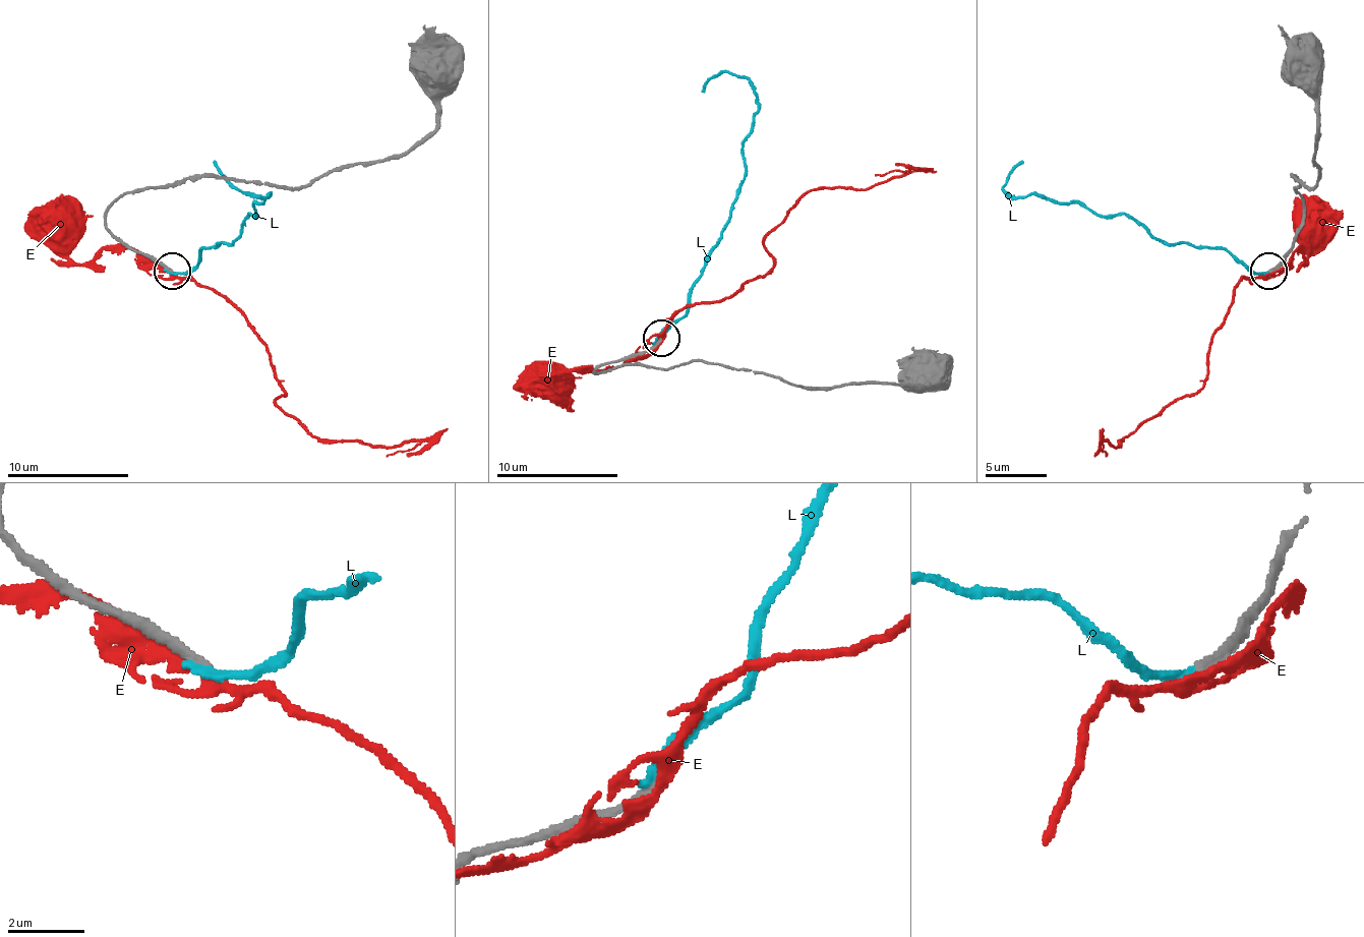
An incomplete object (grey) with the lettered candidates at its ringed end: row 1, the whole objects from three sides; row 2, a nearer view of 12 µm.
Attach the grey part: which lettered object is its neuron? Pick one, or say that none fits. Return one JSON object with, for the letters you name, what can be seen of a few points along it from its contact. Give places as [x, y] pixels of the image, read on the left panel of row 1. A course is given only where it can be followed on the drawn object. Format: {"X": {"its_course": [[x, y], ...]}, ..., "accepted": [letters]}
{"accepted": []}

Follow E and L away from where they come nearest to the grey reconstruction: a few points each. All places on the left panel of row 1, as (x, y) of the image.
E: (167, 269), (133, 250), (106, 250), (94, 262), (75, 262), (69, 256), (69, 244), (54, 225), (60, 219)
L: (167, 269), (188, 272), (203, 250), (228, 244), (255, 216), (255, 200), (268, 194), (237, 188), (213, 161)

